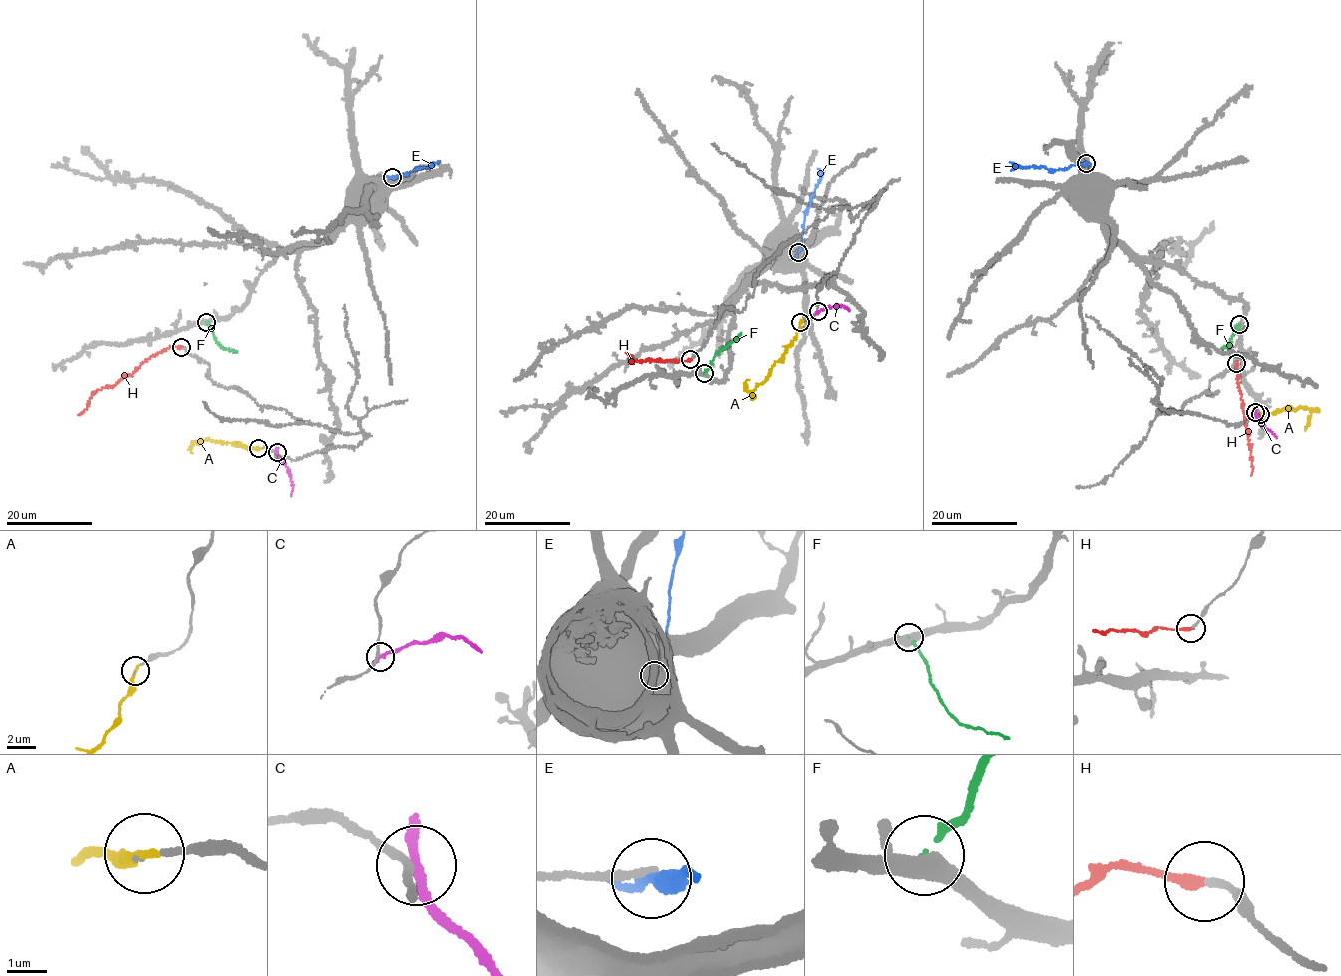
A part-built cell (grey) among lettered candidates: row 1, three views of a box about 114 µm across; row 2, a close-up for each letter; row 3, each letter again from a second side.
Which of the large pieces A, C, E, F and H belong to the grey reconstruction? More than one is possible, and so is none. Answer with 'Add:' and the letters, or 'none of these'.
Add: A, H

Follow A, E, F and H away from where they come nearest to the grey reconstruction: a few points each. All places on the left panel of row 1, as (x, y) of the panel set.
A: (258, 448), (250, 449), (231, 442), (200, 440), (190, 449), (193, 453)
E: (392, 177), (408, 174), (418, 167), (430, 168), (439, 162)
F: (206, 322), (220, 346), (236, 352)
H: (180, 346), (168, 345), (111, 386), (98, 388), (87, 407), (78, 414)

